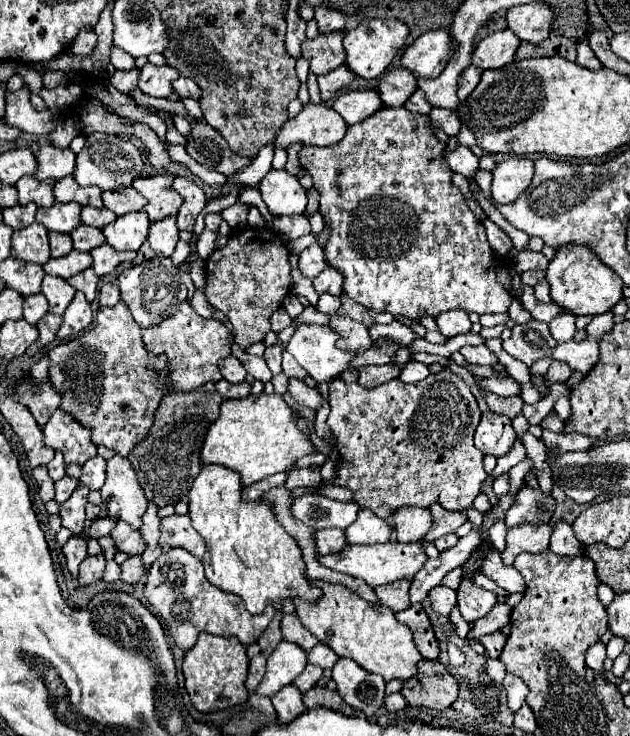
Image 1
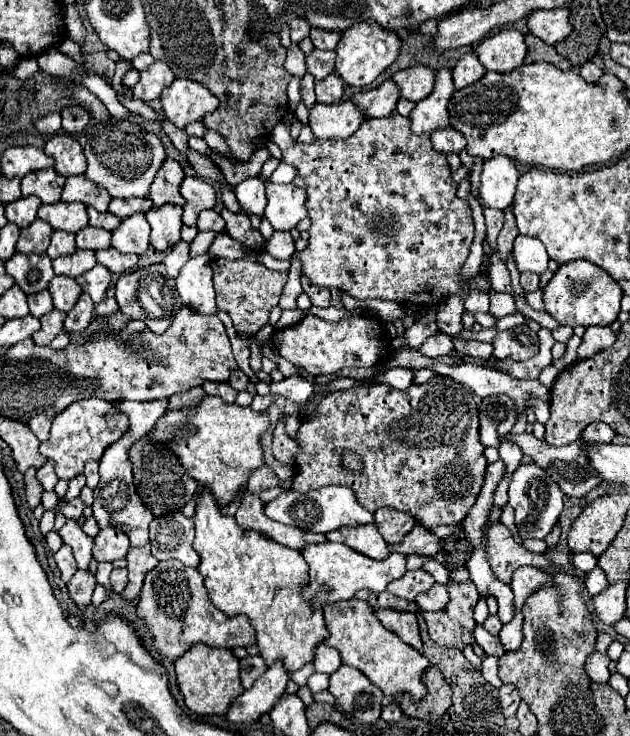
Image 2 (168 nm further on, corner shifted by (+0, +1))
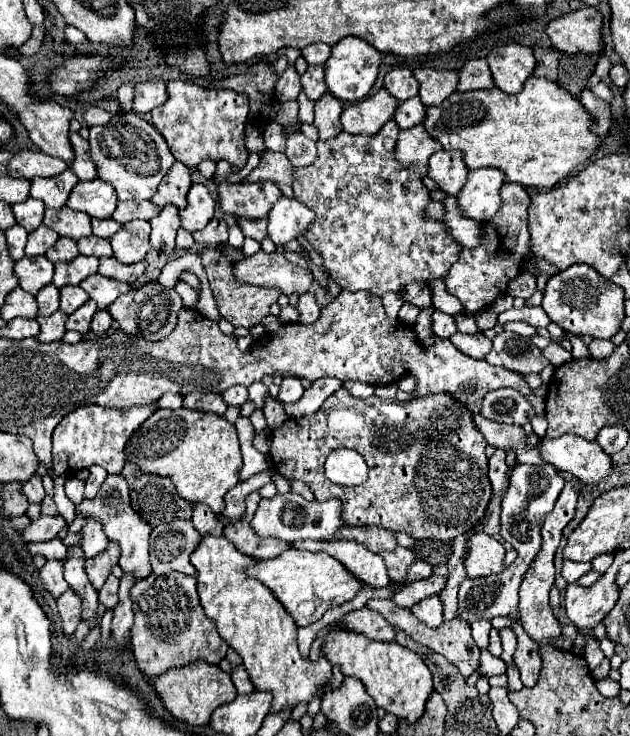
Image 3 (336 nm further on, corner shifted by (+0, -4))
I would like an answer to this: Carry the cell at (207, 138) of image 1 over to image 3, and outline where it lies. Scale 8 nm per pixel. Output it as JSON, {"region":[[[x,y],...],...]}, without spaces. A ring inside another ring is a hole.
{"region":[[[266,151],[260,157],[258,167],[240,183],[256,183],[256,181],[272,181],[282,191],[282,195],[292,197],[292,163],[284,153]]]}

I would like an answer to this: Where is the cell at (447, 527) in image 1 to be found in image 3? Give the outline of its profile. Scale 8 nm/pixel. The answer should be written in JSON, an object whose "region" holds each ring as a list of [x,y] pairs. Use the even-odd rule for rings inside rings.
{"region":[[[396,547],[394,551],[388,551],[388,553],[382,553],[384,561],[386,561],[386,567],[388,567],[388,575],[392,581],[404,581],[406,573],[408,573],[408,567],[416,561],[416,553],[408,547]]]}

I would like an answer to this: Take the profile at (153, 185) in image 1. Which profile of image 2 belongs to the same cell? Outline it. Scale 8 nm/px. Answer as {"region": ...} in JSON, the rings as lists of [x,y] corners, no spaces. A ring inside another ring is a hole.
{"region":[[[166,158],[162,168],[158,170],[152,186],[150,186],[148,198],[154,202],[154,206],[162,206],[162,204],[184,206],[184,198],[180,194],[182,180],[184,180],[182,166],[176,160]]]}

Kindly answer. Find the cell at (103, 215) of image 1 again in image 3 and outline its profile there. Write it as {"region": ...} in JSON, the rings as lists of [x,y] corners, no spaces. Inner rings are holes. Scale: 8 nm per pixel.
{"region":[[[92,219],[92,229],[94,229],[94,235],[96,237],[102,237],[102,239],[110,239],[122,225],[114,219]]]}

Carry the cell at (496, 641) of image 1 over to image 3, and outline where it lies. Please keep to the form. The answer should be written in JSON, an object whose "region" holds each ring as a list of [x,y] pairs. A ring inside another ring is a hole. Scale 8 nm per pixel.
{"region":[[[482,651],[480,671],[482,671],[482,675],[486,675],[486,677],[502,675],[502,673],[506,671],[506,663],[504,663],[500,657],[494,657],[490,651]]]}

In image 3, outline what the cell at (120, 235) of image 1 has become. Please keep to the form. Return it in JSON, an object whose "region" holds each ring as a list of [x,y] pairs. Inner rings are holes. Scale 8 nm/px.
{"region":[[[130,221],[120,227],[120,231],[110,239],[114,257],[120,263],[138,263],[150,251],[148,243],[150,223],[148,221]]]}

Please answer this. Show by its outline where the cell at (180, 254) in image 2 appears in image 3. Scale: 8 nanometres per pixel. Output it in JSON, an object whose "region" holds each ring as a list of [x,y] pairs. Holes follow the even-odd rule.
{"region":[[[178,281],[176,283],[176,293],[182,297],[182,301],[184,301],[184,307],[188,307],[188,309],[194,309],[196,307],[196,301],[198,301],[198,293],[190,287],[190,285],[186,285],[184,281]]]}

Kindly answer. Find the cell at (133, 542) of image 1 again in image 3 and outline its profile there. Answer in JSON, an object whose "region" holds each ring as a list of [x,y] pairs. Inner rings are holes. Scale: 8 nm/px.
{"region":[[[110,541],[108,547],[96,557],[86,559],[86,573],[94,589],[100,589],[100,585],[104,585],[106,577],[112,573],[112,567],[118,563],[118,559],[120,559],[120,545],[116,541]]]}

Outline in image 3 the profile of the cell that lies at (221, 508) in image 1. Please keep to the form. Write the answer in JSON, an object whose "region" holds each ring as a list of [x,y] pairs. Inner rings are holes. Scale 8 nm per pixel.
{"region":[[[202,535],[200,545],[190,555],[190,563],[196,567],[198,595],[208,617],[216,621],[220,637],[236,649],[244,659],[244,667],[258,691],[270,691],[274,695],[272,709],[294,707],[296,703],[308,703],[320,687],[326,687],[332,677],[332,665],[326,657],[312,661],[302,657],[296,643],[298,625],[290,613],[276,601],[272,589],[254,577],[246,575],[246,569],[260,559],[240,553],[226,537]]]}

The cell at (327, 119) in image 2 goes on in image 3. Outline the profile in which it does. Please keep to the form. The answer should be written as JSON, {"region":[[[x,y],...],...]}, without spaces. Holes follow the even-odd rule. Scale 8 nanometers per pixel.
{"region":[[[380,89],[376,95],[348,105],[340,115],[340,123],[346,133],[374,135],[386,121],[394,117],[396,107],[396,99],[386,89]]]}

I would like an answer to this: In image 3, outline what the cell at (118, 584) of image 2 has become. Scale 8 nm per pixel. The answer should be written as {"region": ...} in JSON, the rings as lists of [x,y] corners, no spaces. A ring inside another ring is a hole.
{"region":[[[114,575],[108,577],[104,587],[98,591],[98,599],[106,605],[106,609],[112,609],[118,603],[118,579]]]}

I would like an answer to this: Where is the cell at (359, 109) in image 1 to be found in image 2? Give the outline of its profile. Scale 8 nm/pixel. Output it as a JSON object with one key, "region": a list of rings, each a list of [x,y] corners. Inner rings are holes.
{"region":[[[390,78],[384,80],[378,88],[360,92],[352,98],[352,102],[356,102],[368,118],[390,116],[390,112],[396,108],[398,100],[400,100],[400,92]]]}

